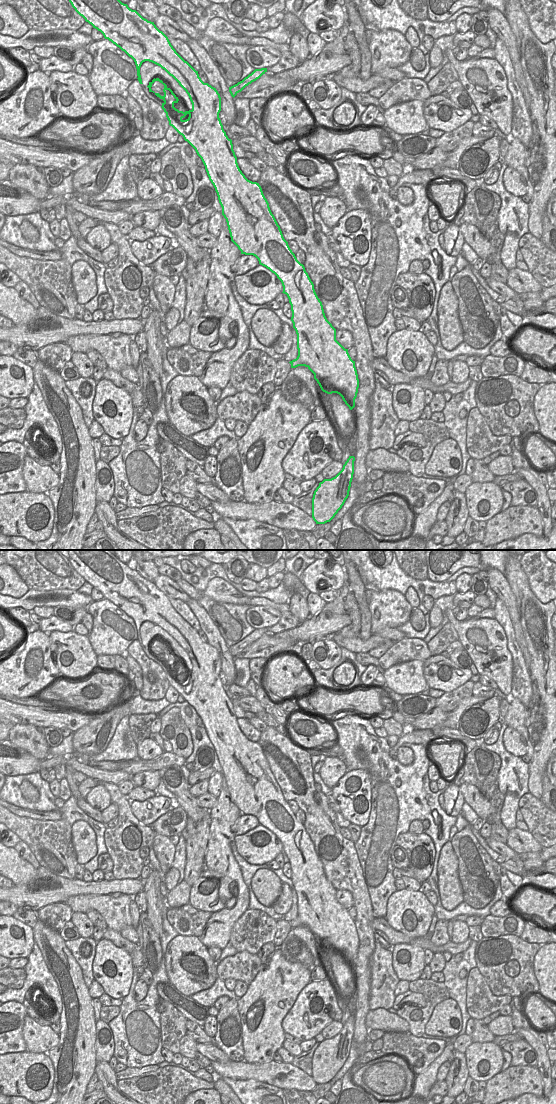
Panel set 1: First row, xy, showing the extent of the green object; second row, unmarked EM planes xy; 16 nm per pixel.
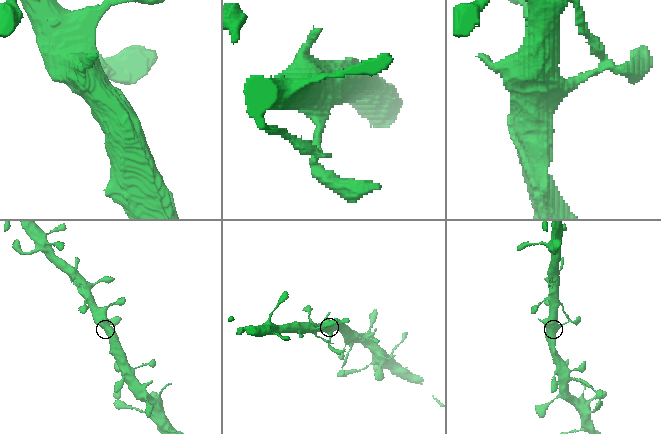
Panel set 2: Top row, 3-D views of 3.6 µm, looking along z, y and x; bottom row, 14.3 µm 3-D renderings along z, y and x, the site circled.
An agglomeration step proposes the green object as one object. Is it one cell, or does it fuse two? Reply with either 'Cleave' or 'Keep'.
Keep.

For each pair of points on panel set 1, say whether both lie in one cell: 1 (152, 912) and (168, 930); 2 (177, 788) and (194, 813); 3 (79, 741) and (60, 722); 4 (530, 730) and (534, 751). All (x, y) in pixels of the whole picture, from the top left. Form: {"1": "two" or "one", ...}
{"1": "two", "2": "one", "3": "two", "4": "one"}

